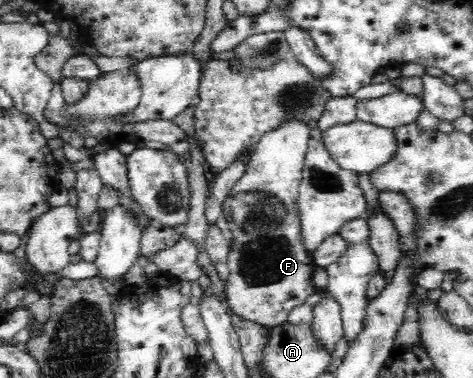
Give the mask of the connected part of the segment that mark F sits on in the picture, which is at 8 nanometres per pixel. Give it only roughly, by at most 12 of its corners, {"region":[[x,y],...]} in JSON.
{"region":[[307,122],[263,133],[223,205],[228,309],[269,328],[316,292],[297,204]]}

